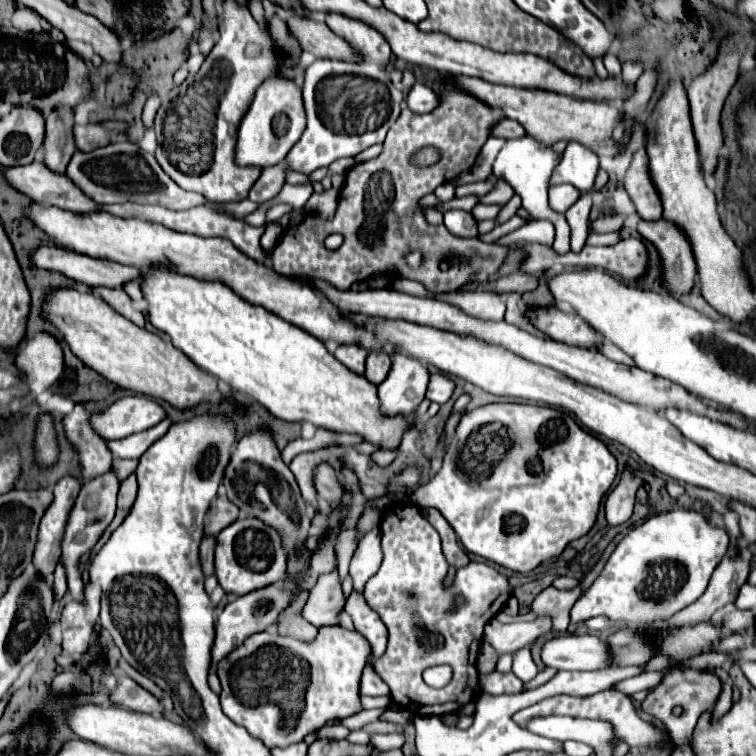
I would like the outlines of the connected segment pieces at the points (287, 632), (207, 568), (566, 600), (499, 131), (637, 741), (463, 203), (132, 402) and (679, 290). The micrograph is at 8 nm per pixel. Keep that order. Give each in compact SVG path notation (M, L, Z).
M292 600L290 606L286 610L282 610L282 614L278 616L278 620L274 622L276 626L276 632L280 636L290 636L294 640L300 640L300 642L312 642L318 634L318 628L312 626L310 622L306 622L302 616L300 616L300 604L298 600Z
M204 538L200 544L200 564L204 576L212 576L214 572L214 538Z
M550 586L534 598L530 610L534 614L552 614L552 632L564 634L570 624L570 608L578 600L578 596L580 596L580 586L564 592Z
M502 120L492 128L492 136L498 136L498 138L520 138L524 134L526 130L516 120Z
M614 688L602 690L602 692L594 694L594 696L584 696L584 698L580 698L580 696L568 696L568 694L558 694L558 696L544 698L544 700L540 700L540 702L536 702L536 704L532 704L532 706L528 706L528 708L516 712L516 714L514 714L514 722L520 724L520 726L524 726L524 724L526 724L530 718L534 718L534 716L550 716L550 714L578 716L578 718L592 718L592 720L608 720L608 722L614 724L614 740L616 740L616 738L624 738L630 746L648 746L648 748L660 748L660 746L664 748L664 744L672 746L670 734L668 734L666 730L656 728L652 722L642 720L642 718L636 714L636 710L634 710L630 698L628 698L626 694L614 690Z
M470 194L470 196L466 196L466 198L452 198L450 202L444 202L444 204L438 204L436 206L436 210L440 210L440 212L446 212L446 210L454 210L454 208L462 208L462 210L472 210L476 204L480 202L480 196L476 196L476 194Z
M122 396L102 414L92 414L94 430L106 440L148 430L166 418L164 410L144 396Z
M640 220L636 230L642 238L652 242L664 262L664 284L672 294L688 294L696 278L696 260L688 236L682 234L674 222Z

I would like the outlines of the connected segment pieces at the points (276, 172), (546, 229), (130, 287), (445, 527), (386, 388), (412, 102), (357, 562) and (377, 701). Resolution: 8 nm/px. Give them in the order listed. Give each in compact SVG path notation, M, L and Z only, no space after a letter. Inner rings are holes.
M286 162L264 168L262 176L258 178L258 182L250 190L250 200L256 202L256 204L272 200L280 192L280 188L284 184L284 172L286 172L286 168L288 168Z
M534 220L532 224L526 224L524 228L518 228L516 232L508 234L508 236L502 236L500 240L496 240L494 244L500 244L500 246L510 246L510 244L516 244L516 242L538 242L538 244L546 244L550 246L554 242L554 224L550 224L548 220Z
M130 282L130 284L126 284L126 286L124 286L124 290L130 294L130 298L134 300L134 304L140 304L140 306L144 306L144 304L146 304L144 294L142 294L142 288L140 288L140 284L138 284L138 282Z
M422 508L422 514L426 516L426 520L436 528L436 532L440 534L442 538L442 550L444 550L444 556L448 560L448 564L452 568L460 568L460 566L466 566L470 562L468 554L464 554L464 548L458 544L456 540L456 532L450 528L450 524L442 518L442 514L436 510L436 508Z
M402 352L392 354L392 368L386 380L378 386L382 410L386 414L410 414L424 400L428 386L428 368Z
M414 84L406 96L406 104L412 112L416 114L426 114L432 112L438 106L438 96L424 84Z
M370 530L358 544L352 562L350 562L350 576L354 582L354 588L362 592L366 580L378 572L382 562L382 550L380 550L380 530Z
M361 695L361 703L365 710L384 708L388 705L388 702L390 701L391 698L388 698L388 696L372 697Z

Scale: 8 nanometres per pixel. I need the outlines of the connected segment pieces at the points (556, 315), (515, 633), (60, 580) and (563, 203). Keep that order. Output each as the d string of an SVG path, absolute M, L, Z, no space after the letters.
M546 308L546 310L532 310L526 312L526 318L534 320L534 326L546 332L556 342L582 346L582 348L596 348L598 340L594 330L576 314L566 314L560 308Z
M538 616L534 622L512 622L512 624L502 624L494 618L484 628L486 642L494 648L498 656L524 648L544 632L550 632L550 616Z
M60 561L55 568L54 577L53 590L55 593L55 598L56 600L60 600L64 593L68 590L66 572Z
M562 184L562 186L552 186L550 188L550 206L556 210L556 212L566 212L574 200L580 198L580 190L576 190L574 186L568 186L568 184Z

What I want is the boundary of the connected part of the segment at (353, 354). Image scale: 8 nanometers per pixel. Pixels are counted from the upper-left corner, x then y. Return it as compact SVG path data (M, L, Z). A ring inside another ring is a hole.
M340 344L334 352L336 360L340 360L346 368L350 368L352 372L364 374L364 362L368 356L368 350L360 344Z

